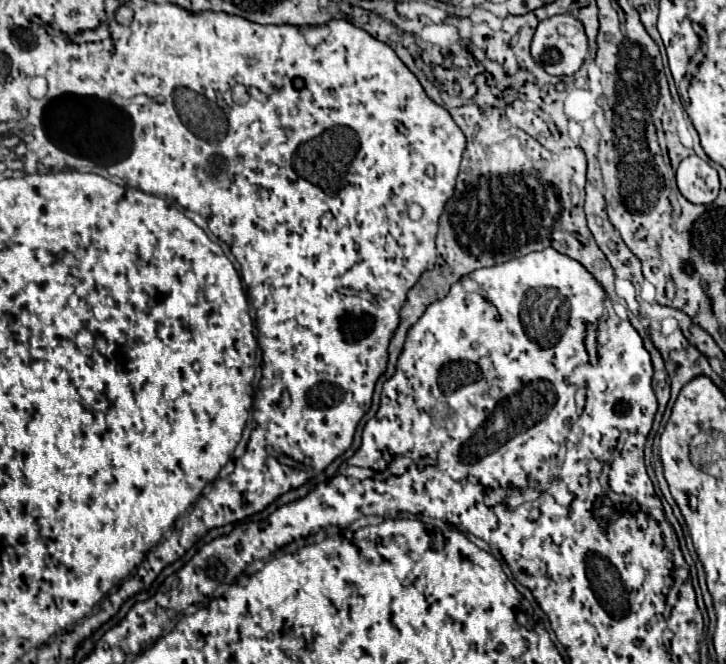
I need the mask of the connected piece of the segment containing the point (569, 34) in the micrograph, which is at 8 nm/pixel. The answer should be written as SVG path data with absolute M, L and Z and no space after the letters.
M558 15L538 23L532 39L532 57L548 75L558 75L558 77L574 75L584 63L586 55L588 55L588 39L578 19L570 15Z

